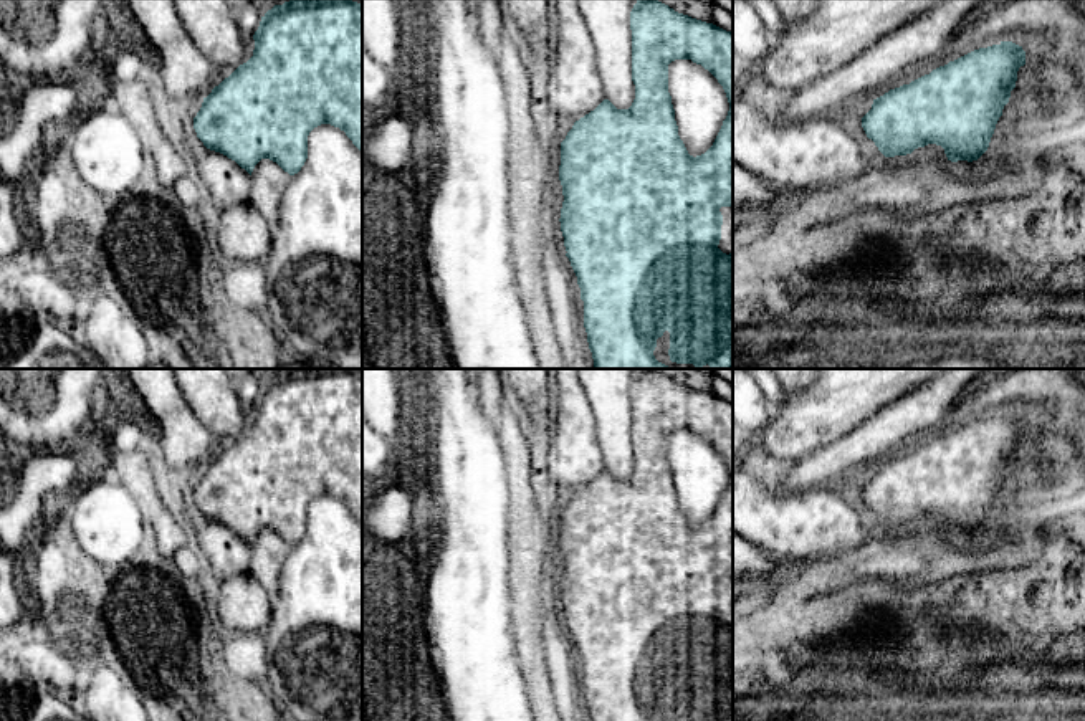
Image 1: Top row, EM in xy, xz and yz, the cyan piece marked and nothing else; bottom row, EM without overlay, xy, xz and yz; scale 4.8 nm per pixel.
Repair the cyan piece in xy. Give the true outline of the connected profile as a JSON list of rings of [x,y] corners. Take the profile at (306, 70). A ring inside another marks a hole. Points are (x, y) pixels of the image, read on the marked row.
[[[289,0],[283,5],[275,5],[261,17],[253,40],[253,56],[240,64],[228,78],[215,86],[207,98],[203,98],[202,107],[194,117],[194,129],[203,146],[235,160],[250,175],[261,159],[276,162],[289,175],[298,174],[308,159],[308,136],[321,124],[339,127],[352,144],[362,150],[362,5],[352,0]]]

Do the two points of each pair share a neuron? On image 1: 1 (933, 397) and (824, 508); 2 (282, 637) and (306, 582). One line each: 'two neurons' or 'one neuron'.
1: two neurons
2: one neuron

